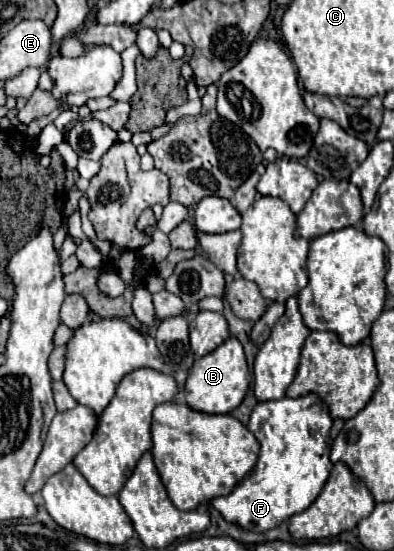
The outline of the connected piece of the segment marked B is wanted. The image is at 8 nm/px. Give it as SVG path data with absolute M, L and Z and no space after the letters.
M229 338L213 352L195 360L195 364L189 370L187 384L185 384L185 402L189 408L197 412L229 414L243 402L249 390L249 382L251 378L249 378L249 368L247 368L243 346L237 338Z

